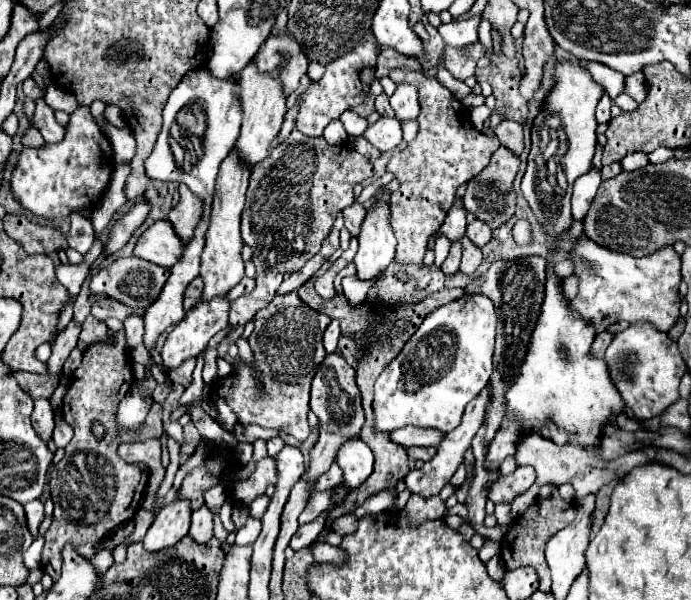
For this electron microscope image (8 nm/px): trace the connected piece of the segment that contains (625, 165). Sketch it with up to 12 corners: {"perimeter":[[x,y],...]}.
{"perimeter":[[636,152],[622,160],[622,170],[632,172],[648,164],[646,154]]}

